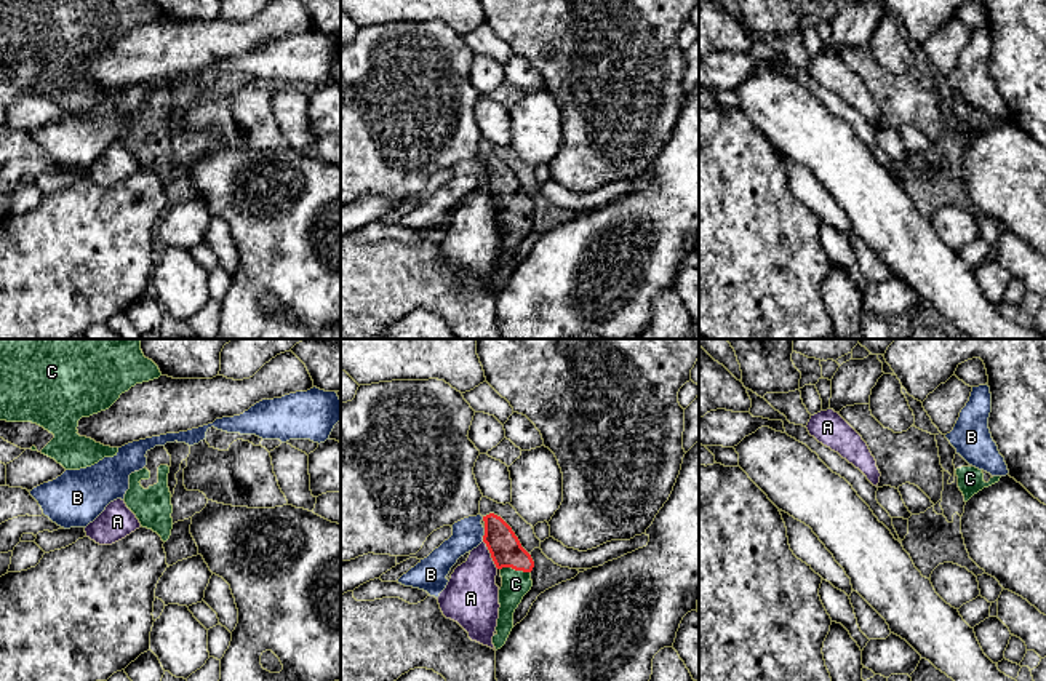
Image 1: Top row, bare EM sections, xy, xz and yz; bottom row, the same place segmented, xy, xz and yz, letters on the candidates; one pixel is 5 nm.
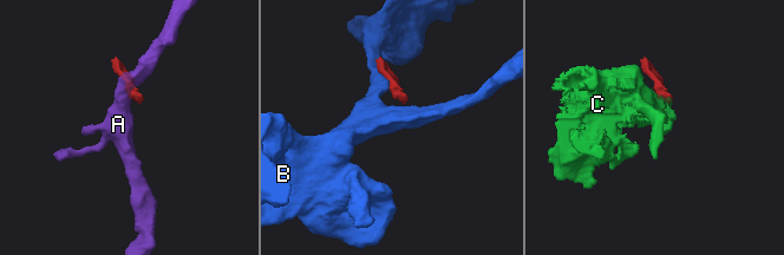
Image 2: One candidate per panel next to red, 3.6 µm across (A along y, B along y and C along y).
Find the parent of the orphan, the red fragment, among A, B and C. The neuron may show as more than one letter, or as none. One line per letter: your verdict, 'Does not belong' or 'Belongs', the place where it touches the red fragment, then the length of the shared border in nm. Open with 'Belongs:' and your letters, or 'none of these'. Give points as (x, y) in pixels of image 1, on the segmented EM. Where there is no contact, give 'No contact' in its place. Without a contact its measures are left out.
Belongs: C
A: Does not belong. Touches red at xz (491, 555). Shared border 160 nm
B: Does not belong. Touches red at xz (485, 534). Shared border 70 nm
C: Belongs. Touches red at xz (515, 569). Shared border 150 nm

